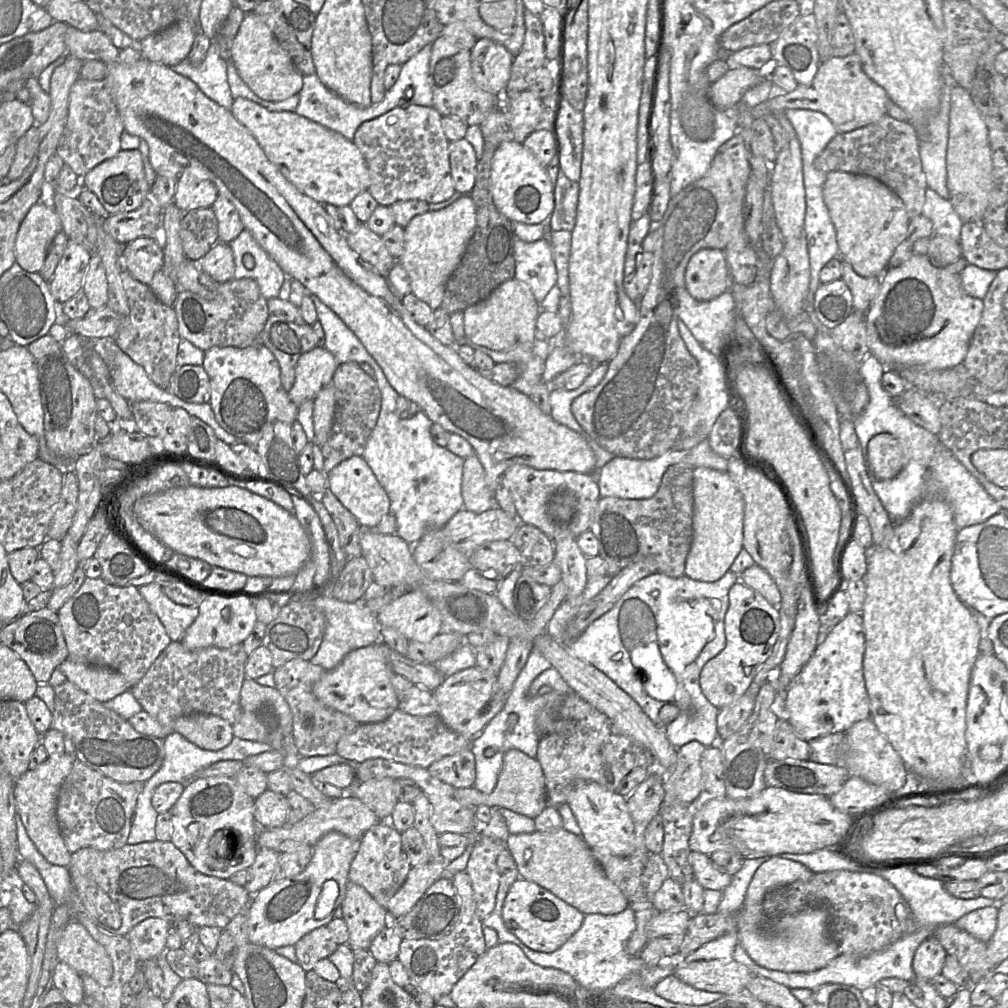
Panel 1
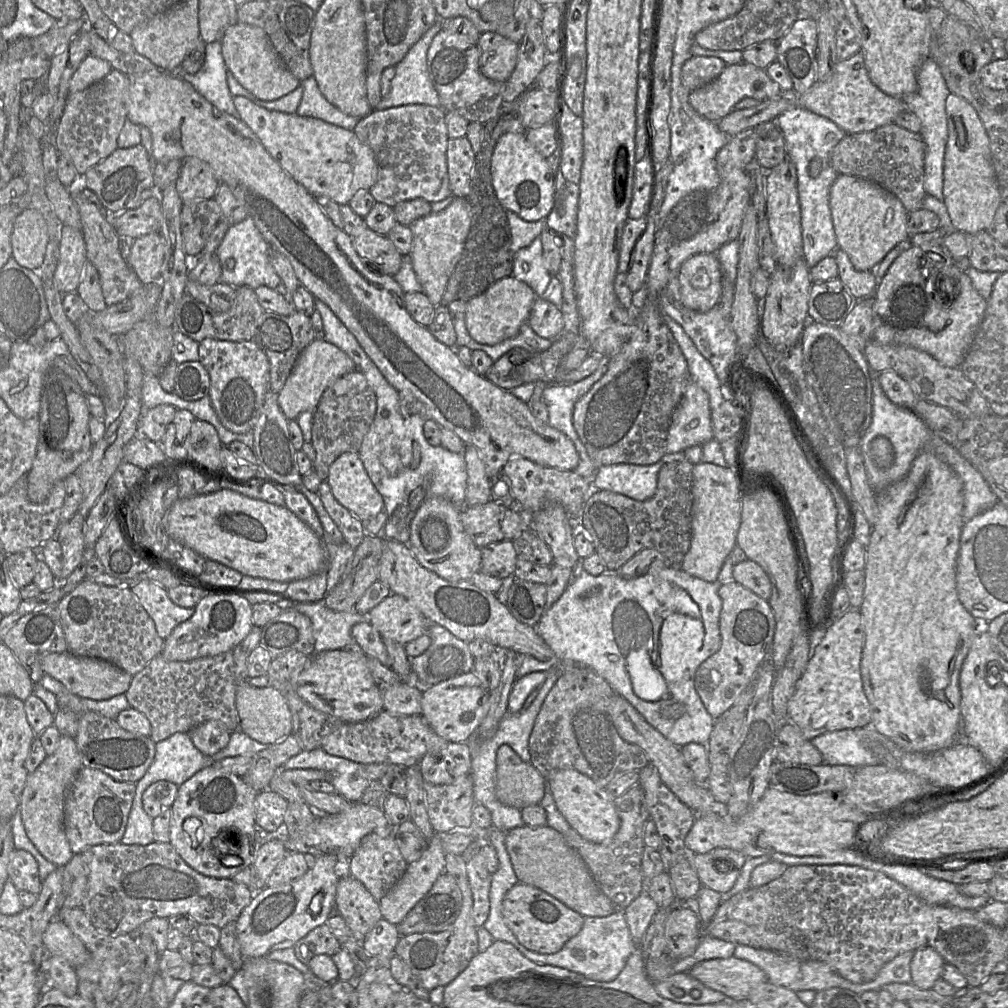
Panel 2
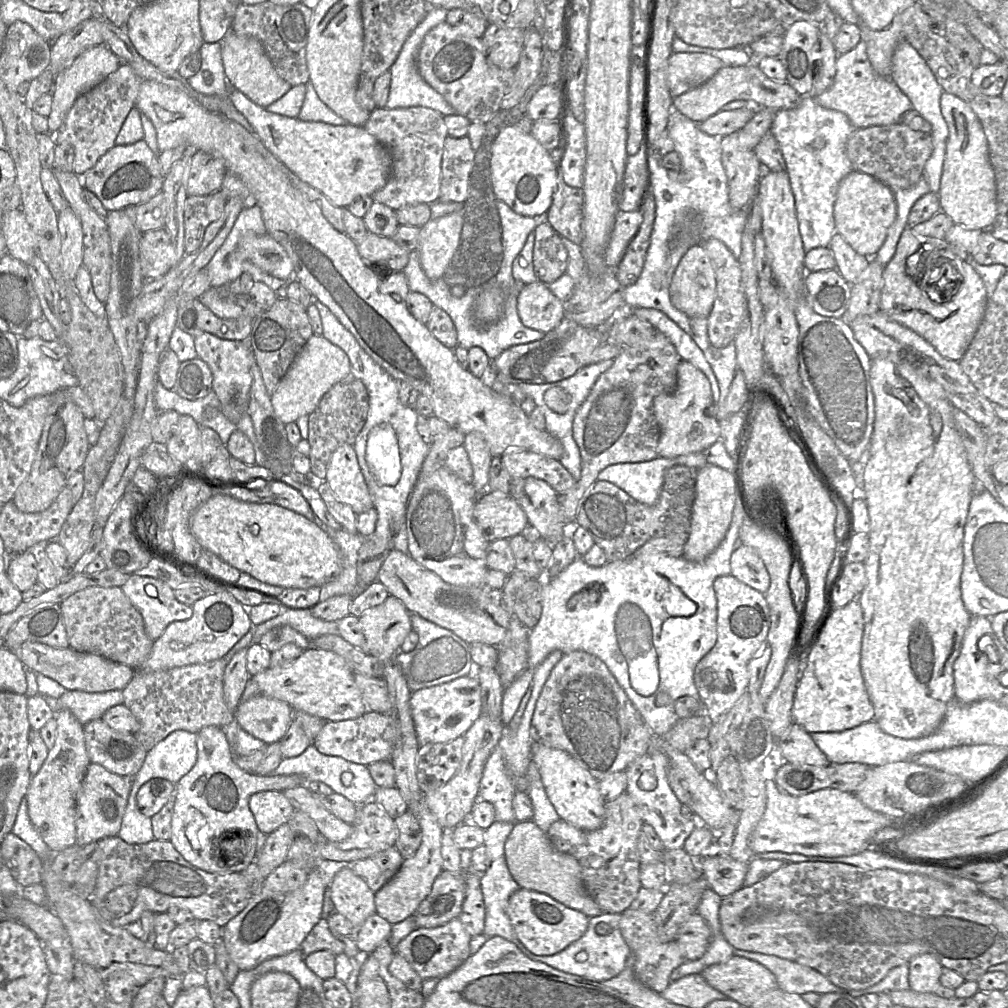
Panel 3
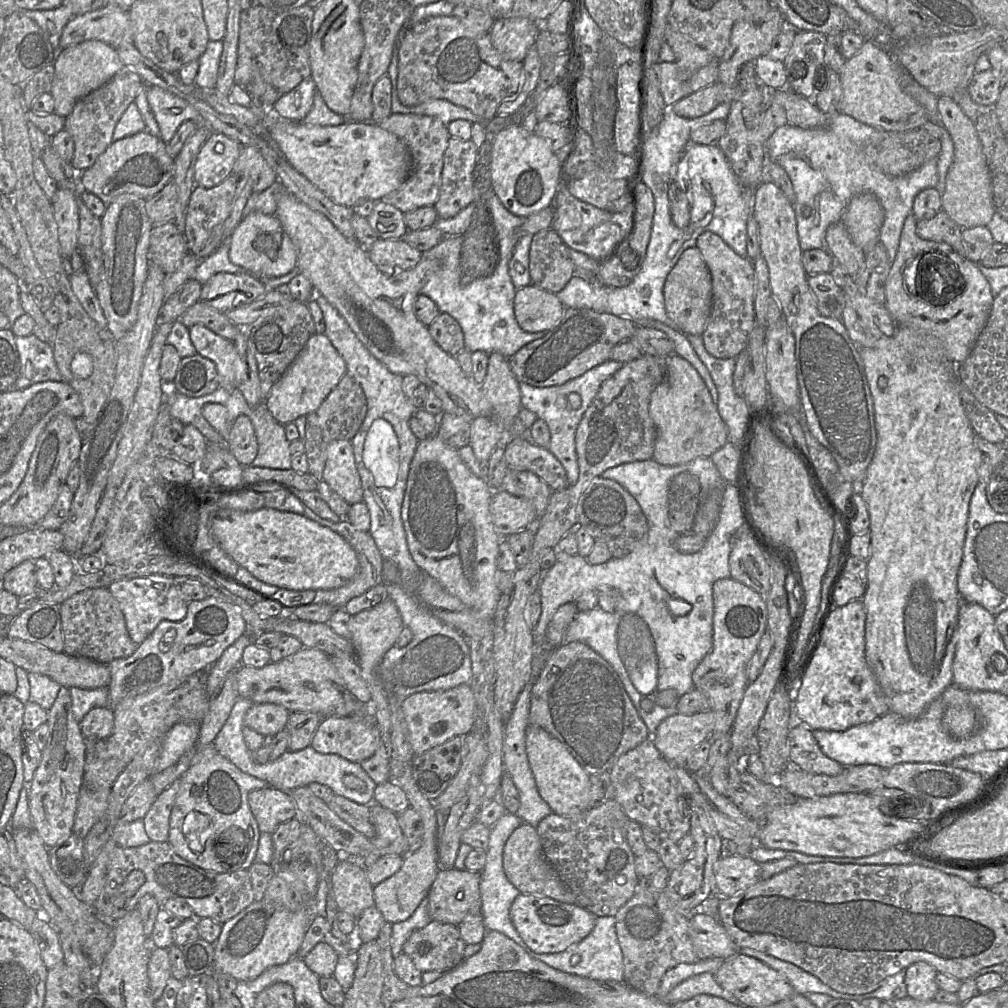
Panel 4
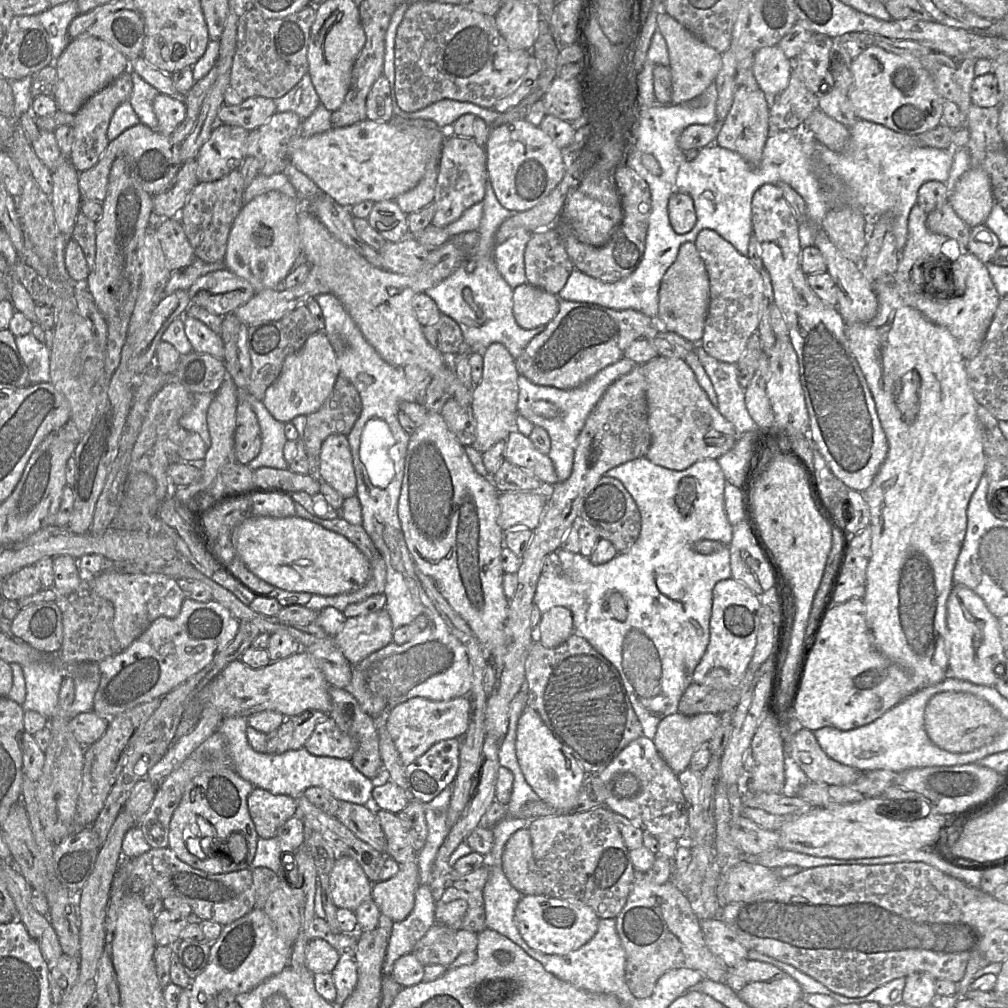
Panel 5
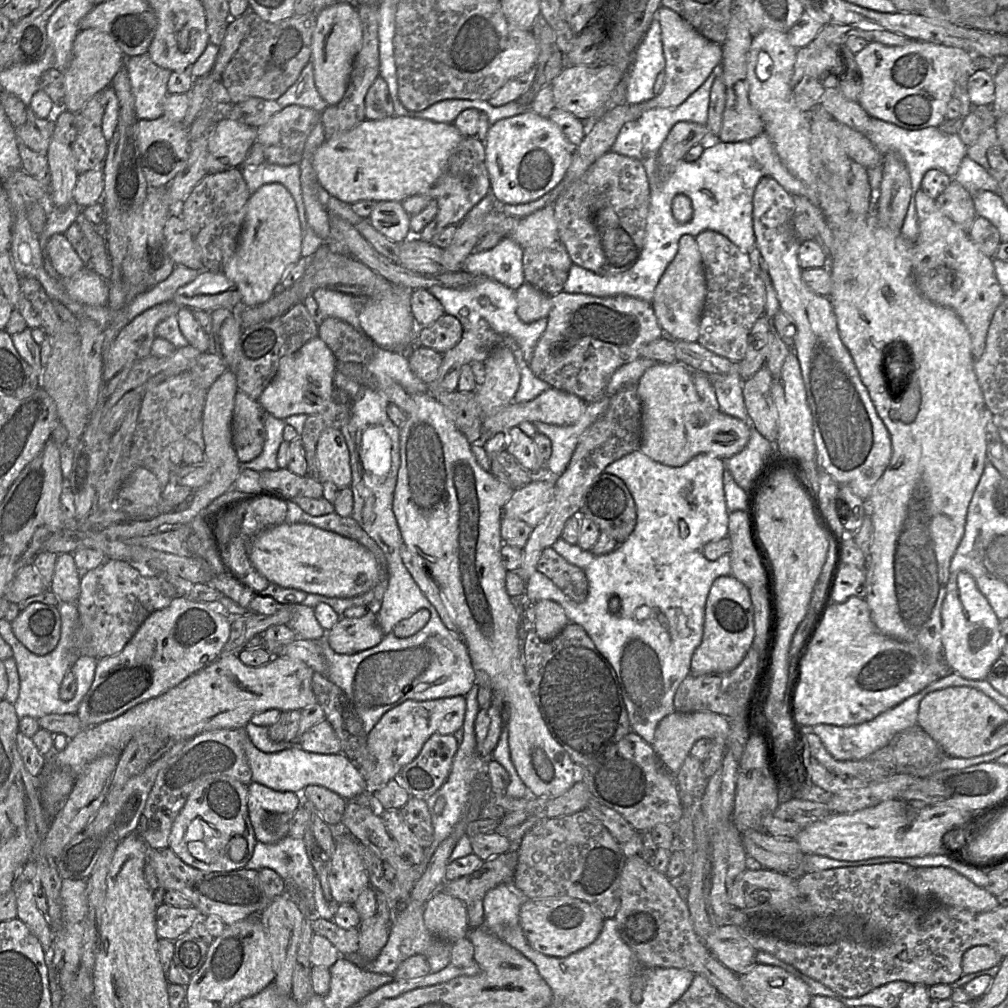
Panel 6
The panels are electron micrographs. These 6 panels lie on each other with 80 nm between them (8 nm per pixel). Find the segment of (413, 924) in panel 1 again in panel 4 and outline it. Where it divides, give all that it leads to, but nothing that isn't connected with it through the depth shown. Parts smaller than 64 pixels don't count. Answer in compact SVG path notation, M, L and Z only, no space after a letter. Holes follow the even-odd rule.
M440 868L428 893L432 921L460 925L468 914L482 914L480 872Z

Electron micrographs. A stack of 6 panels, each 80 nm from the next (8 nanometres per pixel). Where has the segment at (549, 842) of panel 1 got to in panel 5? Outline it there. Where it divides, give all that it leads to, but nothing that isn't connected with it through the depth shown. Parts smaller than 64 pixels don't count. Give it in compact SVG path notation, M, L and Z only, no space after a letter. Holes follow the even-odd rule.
M527 827L511 835L503 850L502 864L507 879L523 896L545 895L545 887L535 873L531 836Z

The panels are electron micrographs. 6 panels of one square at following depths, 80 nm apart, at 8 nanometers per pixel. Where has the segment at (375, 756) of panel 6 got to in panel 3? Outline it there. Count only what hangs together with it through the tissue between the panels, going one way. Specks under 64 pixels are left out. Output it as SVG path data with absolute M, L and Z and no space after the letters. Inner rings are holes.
M473 674L412 692L409 703L420 746L447 743L464 736L482 714L480 684Z

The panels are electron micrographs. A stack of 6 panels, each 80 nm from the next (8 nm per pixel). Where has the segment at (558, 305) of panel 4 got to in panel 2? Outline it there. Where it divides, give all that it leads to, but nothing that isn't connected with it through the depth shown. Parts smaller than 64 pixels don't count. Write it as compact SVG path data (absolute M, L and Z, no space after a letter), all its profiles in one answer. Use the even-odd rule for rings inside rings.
M541 296L535 299L527 324L537 335L546 339L556 339L565 333L560 307Z

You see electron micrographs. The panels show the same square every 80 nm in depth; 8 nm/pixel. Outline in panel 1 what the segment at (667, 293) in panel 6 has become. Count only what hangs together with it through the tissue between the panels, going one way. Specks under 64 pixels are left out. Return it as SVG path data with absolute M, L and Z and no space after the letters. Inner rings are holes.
M703 248L690 258L685 269L685 288L698 301L711 301L732 288L727 259L722 250Z

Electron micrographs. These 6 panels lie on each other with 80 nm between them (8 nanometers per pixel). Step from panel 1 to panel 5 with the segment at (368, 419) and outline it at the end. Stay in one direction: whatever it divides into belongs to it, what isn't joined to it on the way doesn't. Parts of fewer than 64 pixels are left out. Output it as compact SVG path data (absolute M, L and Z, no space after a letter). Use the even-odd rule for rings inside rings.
M339 375L330 396L319 410L309 414L306 418L302 441L308 459L308 474L314 479L322 481L320 474L320 452L324 440L331 434L347 436L359 418L361 411L362 401L359 392L348 379Z

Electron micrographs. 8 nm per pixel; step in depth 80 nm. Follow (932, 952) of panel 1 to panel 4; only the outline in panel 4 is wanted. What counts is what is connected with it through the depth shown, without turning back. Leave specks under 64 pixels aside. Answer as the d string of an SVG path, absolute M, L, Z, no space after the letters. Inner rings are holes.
M920 961L906 969L905 983L907 996L919 1000L933 1000L939 990L936 976L938 971L927 962Z

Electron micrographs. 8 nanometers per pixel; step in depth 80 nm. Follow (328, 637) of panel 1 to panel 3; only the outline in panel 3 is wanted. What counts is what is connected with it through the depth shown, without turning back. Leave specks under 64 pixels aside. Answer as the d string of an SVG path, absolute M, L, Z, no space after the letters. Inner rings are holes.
M284 608L276 617L257 626L252 626L253 643L258 643L265 633L279 626L290 626L309 640L321 635L339 634L337 621L325 621L316 618L311 614L310 609L307 608Z

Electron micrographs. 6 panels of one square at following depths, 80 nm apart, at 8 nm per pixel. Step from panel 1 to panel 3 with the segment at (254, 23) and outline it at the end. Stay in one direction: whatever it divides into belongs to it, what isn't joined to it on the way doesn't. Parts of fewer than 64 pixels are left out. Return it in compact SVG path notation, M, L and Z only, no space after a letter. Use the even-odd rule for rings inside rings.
M230 31L222 41L222 62L226 79L233 88L263 108L280 99L292 87L277 74L263 46L255 38L240 37Z

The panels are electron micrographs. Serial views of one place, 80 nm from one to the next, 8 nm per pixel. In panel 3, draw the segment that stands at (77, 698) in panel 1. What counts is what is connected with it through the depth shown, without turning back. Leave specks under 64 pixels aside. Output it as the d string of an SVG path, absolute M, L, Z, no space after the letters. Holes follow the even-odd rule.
M100 718L84 725L83 735L90 763L130 778L141 769L147 751L133 734L115 731Z

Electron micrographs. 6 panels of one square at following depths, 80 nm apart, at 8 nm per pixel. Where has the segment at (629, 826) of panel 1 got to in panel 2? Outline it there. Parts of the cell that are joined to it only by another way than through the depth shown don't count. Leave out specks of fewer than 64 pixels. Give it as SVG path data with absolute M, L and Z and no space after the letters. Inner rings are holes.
M574 769L557 770L547 778L547 787L552 793L559 812L570 827L584 839L593 843L607 843L619 830L620 818L615 800L605 788L589 776Z

